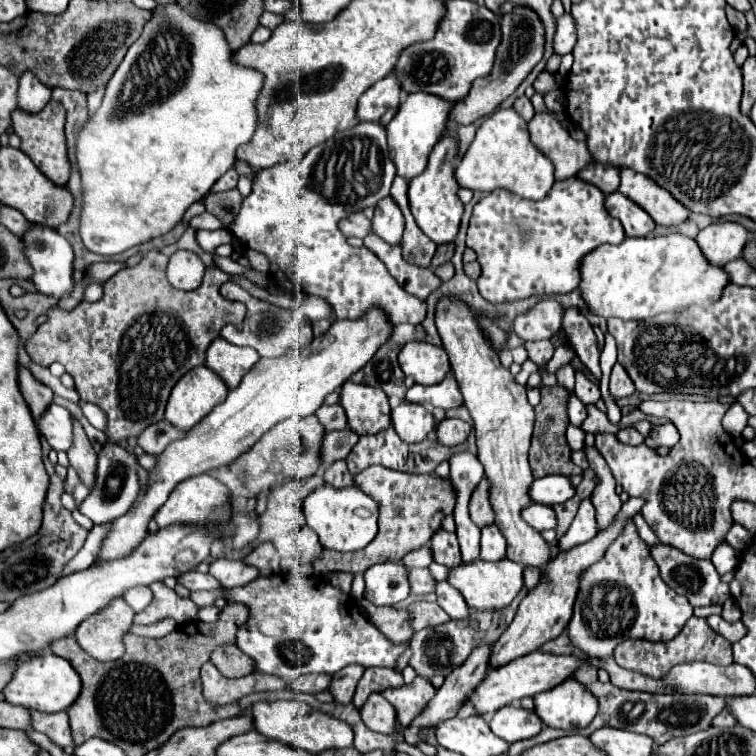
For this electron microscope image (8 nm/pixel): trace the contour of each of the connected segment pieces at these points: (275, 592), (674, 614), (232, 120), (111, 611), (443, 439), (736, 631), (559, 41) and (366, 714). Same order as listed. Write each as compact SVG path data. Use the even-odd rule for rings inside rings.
M274 574L256 578L254 582L232 588L232 602L250 608L248 622L238 628L236 644L256 664L256 672L274 674L288 684L300 674L336 674L348 664L394 668L398 656L410 644L394 644L384 636L362 612L332 584L302 574Z
M630 520L622 534L606 550L604 558L582 574L568 634L576 648L586 652L590 658L600 658L612 656L614 646L626 638L670 640L682 630L690 616L690 602L678 596L658 576L658 566L650 560L646 544L640 540L636 526ZM600 588L606 588L604 596L600 596Z
M168 2L168 4L158 4L152 10L152 18L146 22L140 38L128 48L128 54L124 56L122 64L118 66L118 70L114 72L114 76L110 78L108 86L106 86L106 94L102 100L102 106L98 108L98 112L88 120L88 124L84 124L78 142L76 142L76 158L78 158L78 168L82 174L82 194L84 194L84 204L82 204L82 216L80 216L80 236L84 246L90 252L96 254L120 254L136 244L142 244L150 238L162 236L166 232L170 232L184 216L186 208L194 202L198 202L204 194L210 192L212 184L228 170L232 168L232 164L236 162L236 148L246 144L248 140L252 140L256 126L258 126L258 110L256 110L256 100L260 96L260 90L264 86L264 74L256 68L248 68L248 66L240 66L234 62L234 52L230 50L230 44L222 32L222 28L218 28L216 24L196 18L190 12L186 12L178 2Z
M114 602L102 612L88 616L76 628L78 644L96 660L110 662L124 654L122 636L134 620L134 610L126 602Z
M450 418L450 420L444 420L444 422L438 424L436 440L442 446L460 446L460 444L464 444L468 440L470 432L472 432L472 426L468 422Z
M708 616L706 622L710 624L712 630L716 630L718 634L722 634L730 644L738 642L746 634L746 628L744 628L744 624L740 620L730 623L726 622L722 616Z
M564 12L560 18L558 18L558 28L556 28L556 36L554 36L554 52L558 54L568 54L572 52L576 44L576 22L574 22L574 16Z
M372 692L368 696L368 700L364 702L364 706L360 708L362 720L364 724L374 730L374 732L382 732L382 734L392 734L394 732L394 720L396 720L396 710L394 706L384 700L378 692Z

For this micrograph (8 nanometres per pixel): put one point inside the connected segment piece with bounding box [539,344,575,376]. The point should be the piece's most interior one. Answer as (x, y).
(561, 357)

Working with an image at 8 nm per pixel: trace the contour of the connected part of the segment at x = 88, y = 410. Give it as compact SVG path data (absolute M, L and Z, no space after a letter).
M80 400L80 408L82 408L84 416L88 418L88 422L90 422L94 428L98 428L98 430L106 432L106 414L104 414L96 404Z

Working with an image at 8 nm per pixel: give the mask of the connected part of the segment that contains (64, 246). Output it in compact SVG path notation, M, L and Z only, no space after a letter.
M32 224L30 232L26 236L22 236L22 242L24 242L24 248L26 248L26 256L28 256L28 260L34 268L32 280L36 284L38 292L52 296L56 300L70 294L72 288L74 288L74 276L72 276L74 274L74 268L72 268L74 252L72 252L72 246L68 244L68 240L62 238L56 230Z

